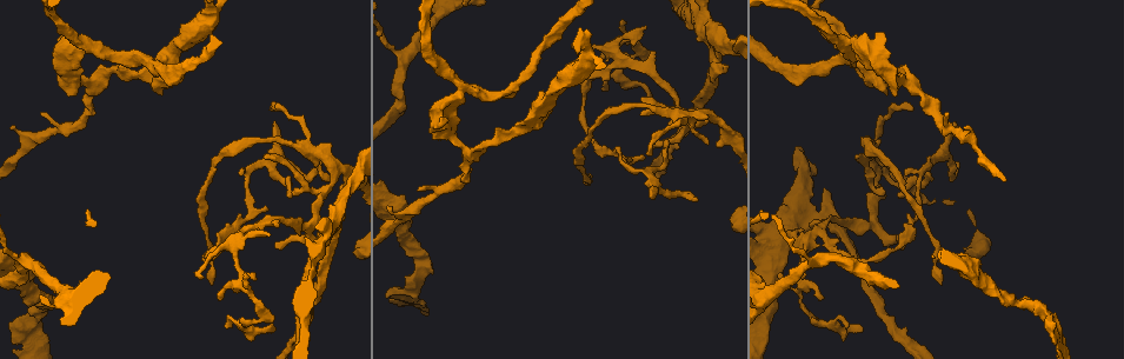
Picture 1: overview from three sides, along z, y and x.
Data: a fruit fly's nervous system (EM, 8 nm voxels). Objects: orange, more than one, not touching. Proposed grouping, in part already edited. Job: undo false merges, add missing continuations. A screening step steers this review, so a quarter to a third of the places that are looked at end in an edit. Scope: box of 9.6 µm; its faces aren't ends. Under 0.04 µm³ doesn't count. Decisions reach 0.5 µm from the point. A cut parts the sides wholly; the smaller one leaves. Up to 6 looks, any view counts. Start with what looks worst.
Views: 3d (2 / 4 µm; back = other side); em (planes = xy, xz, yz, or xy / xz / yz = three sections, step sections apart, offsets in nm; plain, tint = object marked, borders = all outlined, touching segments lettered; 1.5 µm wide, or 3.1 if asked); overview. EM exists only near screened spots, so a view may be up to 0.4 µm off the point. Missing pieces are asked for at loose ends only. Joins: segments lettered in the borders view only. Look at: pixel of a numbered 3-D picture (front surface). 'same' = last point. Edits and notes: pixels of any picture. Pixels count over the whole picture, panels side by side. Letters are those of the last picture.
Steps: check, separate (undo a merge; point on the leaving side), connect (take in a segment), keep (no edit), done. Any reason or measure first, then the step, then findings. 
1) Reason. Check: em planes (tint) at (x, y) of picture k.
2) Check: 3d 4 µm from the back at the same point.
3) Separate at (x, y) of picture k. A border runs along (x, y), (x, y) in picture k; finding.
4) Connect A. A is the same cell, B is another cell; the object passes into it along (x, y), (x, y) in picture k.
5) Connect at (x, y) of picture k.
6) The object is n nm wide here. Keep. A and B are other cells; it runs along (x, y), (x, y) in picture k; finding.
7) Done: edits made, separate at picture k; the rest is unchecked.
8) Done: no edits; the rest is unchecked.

An open end. Check: em planes (borders) at (417, 191) of picture 1.

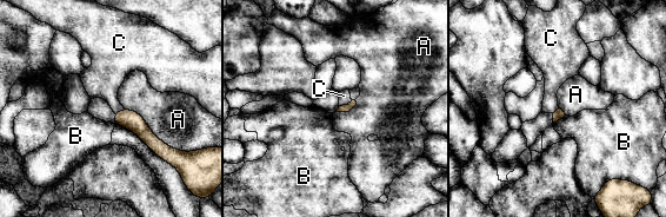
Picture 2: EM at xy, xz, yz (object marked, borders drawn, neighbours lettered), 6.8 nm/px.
Keep. A, B and C are other cells; a border runs along (125, 109), (180, 151) in picture 2; none of them fits.

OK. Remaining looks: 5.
Free end. Check: em planes (borders) at (646, 28) of picture 1.

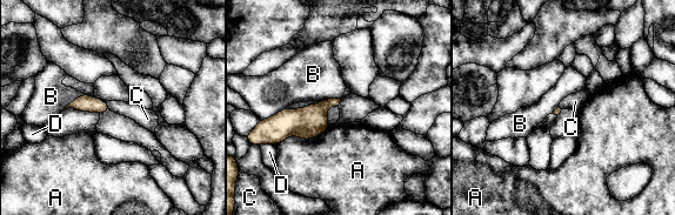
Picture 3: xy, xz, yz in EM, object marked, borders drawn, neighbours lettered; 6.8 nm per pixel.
The longest contact is with A, 400 nm. Keep. A, B, C and D are other cells; a border runs along (106, 102), (112, 109) in picture 3; none of them fits.

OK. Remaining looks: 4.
Sudden change in width. Check: em planes (borders) at (247, 217) of picture 1.

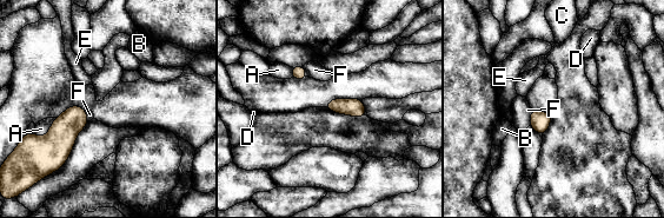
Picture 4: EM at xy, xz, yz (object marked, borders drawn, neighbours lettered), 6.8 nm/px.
The longest contact is with A, 190 nm. Keep. A, B, C, D, E and F are other cells; a border runs along (531, 108), (529, 125) in picture 4; continuous, no second neuron.

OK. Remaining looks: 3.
Done: no edits; the rest is unchecked.

